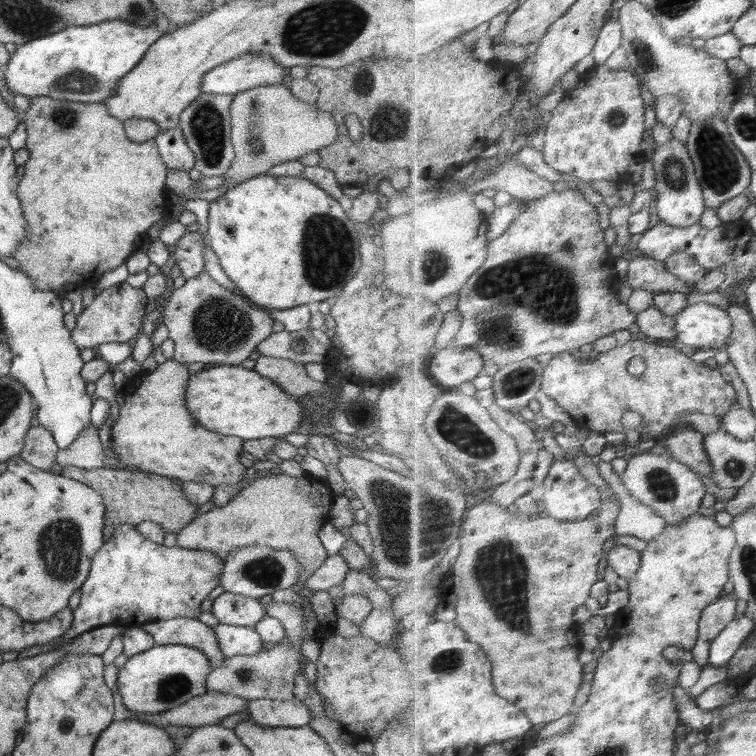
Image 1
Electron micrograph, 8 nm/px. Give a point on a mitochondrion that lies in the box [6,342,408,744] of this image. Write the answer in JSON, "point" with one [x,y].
{"point":[60,542]}

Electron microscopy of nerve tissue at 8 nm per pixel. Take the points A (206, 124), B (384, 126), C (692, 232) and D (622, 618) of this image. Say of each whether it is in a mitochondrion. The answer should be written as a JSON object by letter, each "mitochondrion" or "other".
{"A":"mitochondrion","B":"mitochondrion","C":"other","D":"other"}

